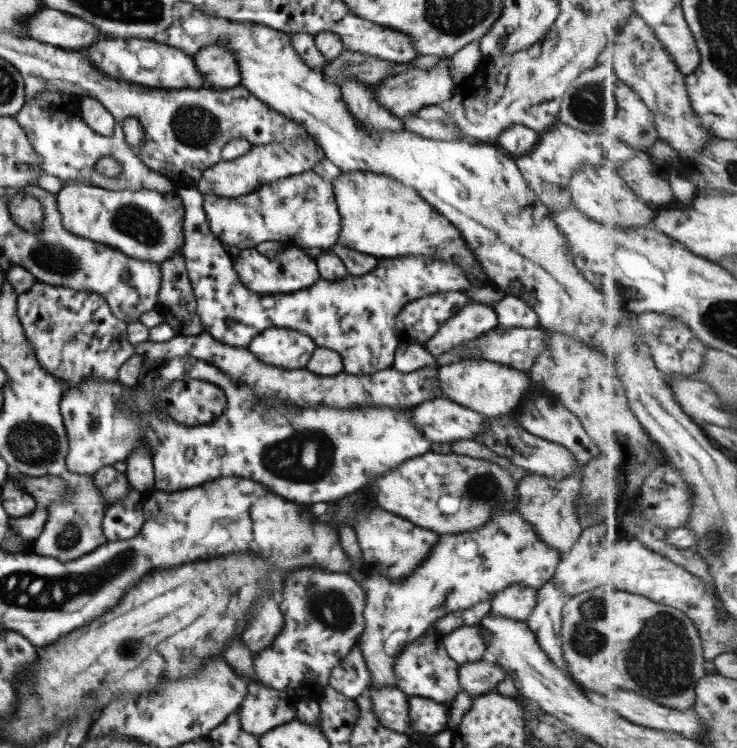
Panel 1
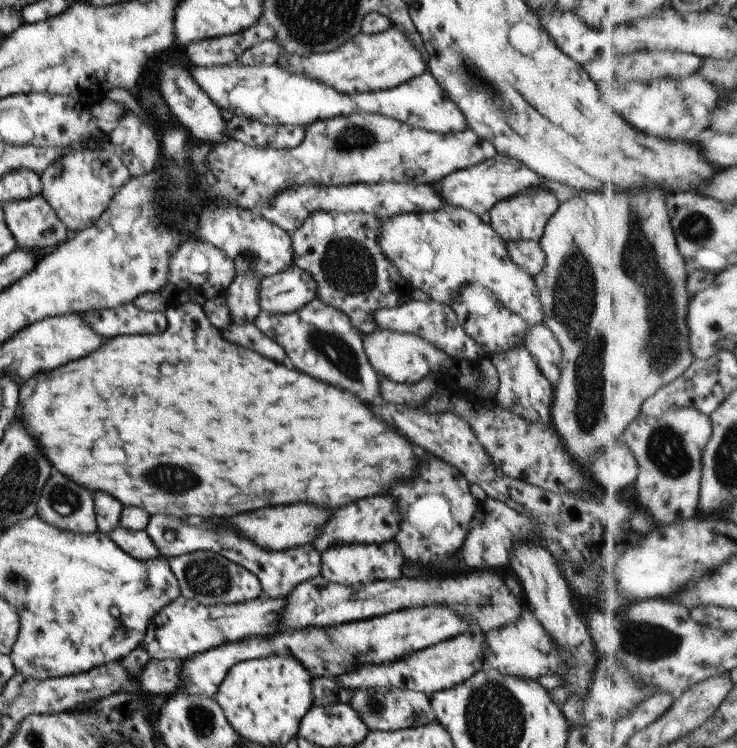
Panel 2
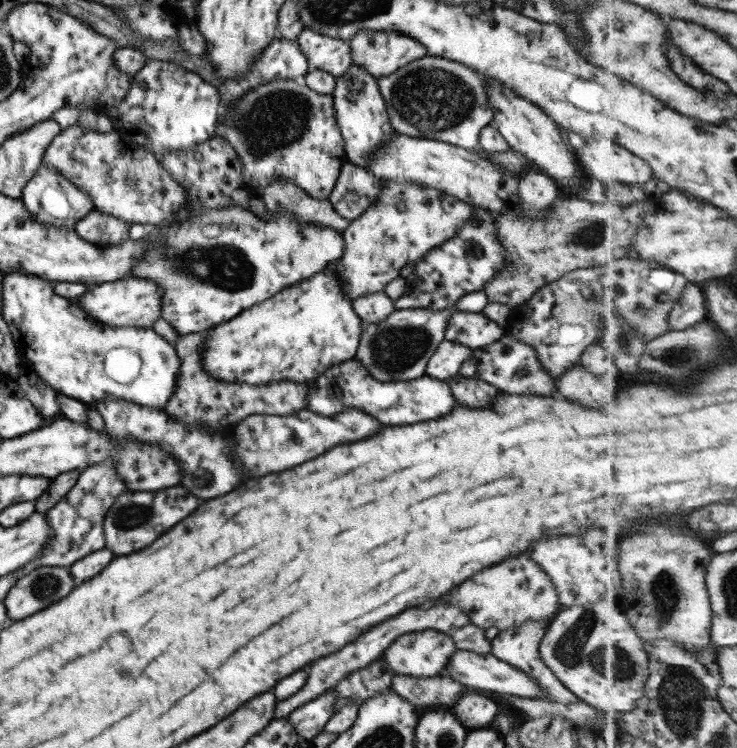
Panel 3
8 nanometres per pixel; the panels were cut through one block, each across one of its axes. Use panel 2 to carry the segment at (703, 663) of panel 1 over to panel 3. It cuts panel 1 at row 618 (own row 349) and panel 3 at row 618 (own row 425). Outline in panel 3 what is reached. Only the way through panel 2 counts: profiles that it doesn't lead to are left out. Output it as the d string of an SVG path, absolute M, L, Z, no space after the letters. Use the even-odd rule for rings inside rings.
M596 602L584 606L562 607L555 616L552 616L549 622L547 632L540 642L539 654L542 661L560 679L560 682L579 698L578 703L562 704L561 702L544 700L543 698L522 698L511 694L493 694L489 691L482 691L480 694L491 698L492 696L494 698L500 698L500 696L506 698L515 707L519 708L527 718L534 719L558 713L574 726L580 728L592 727L597 731L610 730L608 726L612 726L612 730L616 730L614 726L618 726L618 714L635 711L639 702L646 696L647 682L652 673L650 646L646 644L646 641L642 639L642 635L638 633L637 628L627 614L627 606L624 604L622 606L606 606L606 604Z

